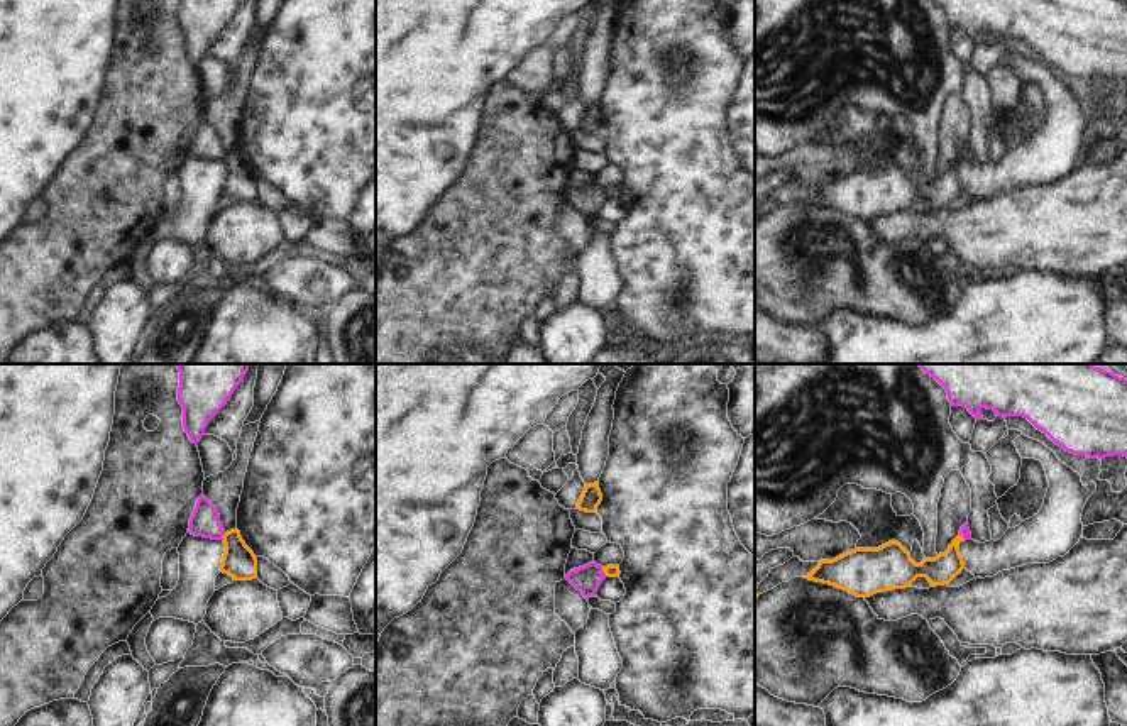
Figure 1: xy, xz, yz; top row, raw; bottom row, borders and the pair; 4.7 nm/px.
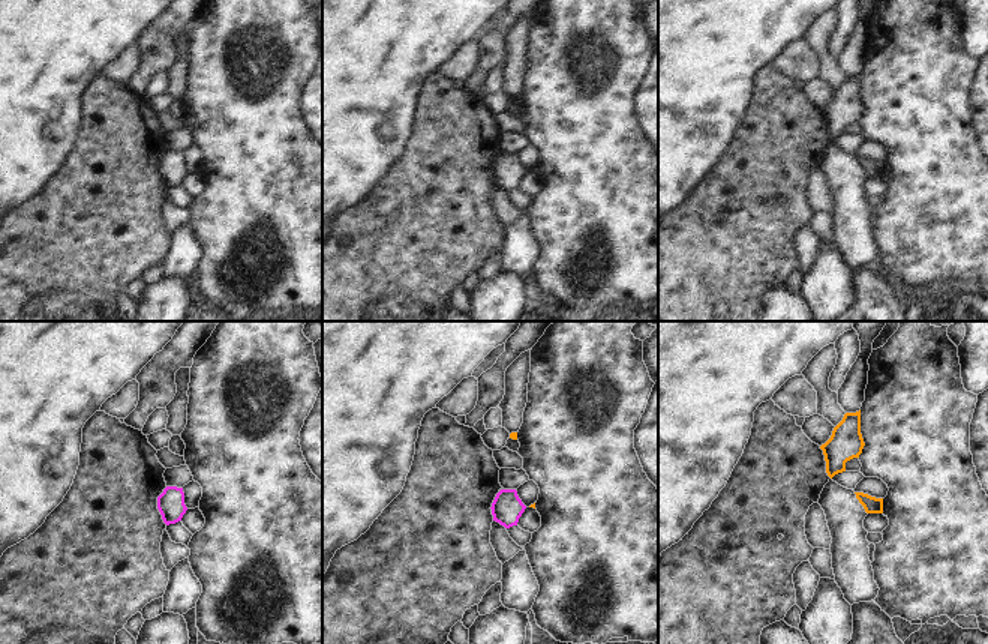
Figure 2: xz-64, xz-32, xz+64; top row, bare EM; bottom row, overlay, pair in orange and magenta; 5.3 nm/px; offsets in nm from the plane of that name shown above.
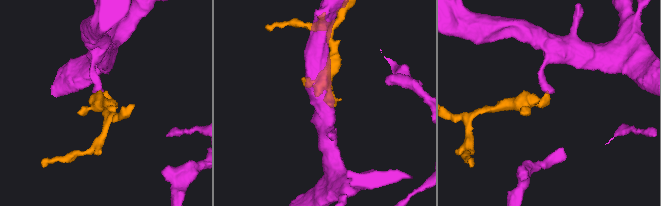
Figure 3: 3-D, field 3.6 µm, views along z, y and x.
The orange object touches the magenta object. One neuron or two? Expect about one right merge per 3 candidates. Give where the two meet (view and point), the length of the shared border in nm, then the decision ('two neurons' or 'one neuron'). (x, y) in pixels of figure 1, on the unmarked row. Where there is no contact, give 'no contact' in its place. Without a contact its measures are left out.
xz (603, 192) | 50 nm | two neurons

